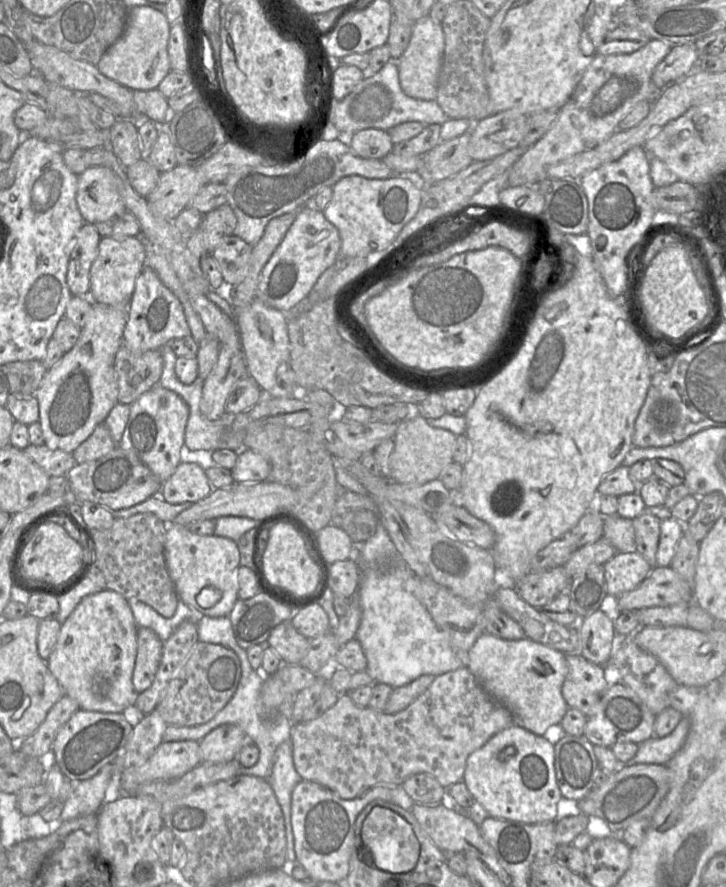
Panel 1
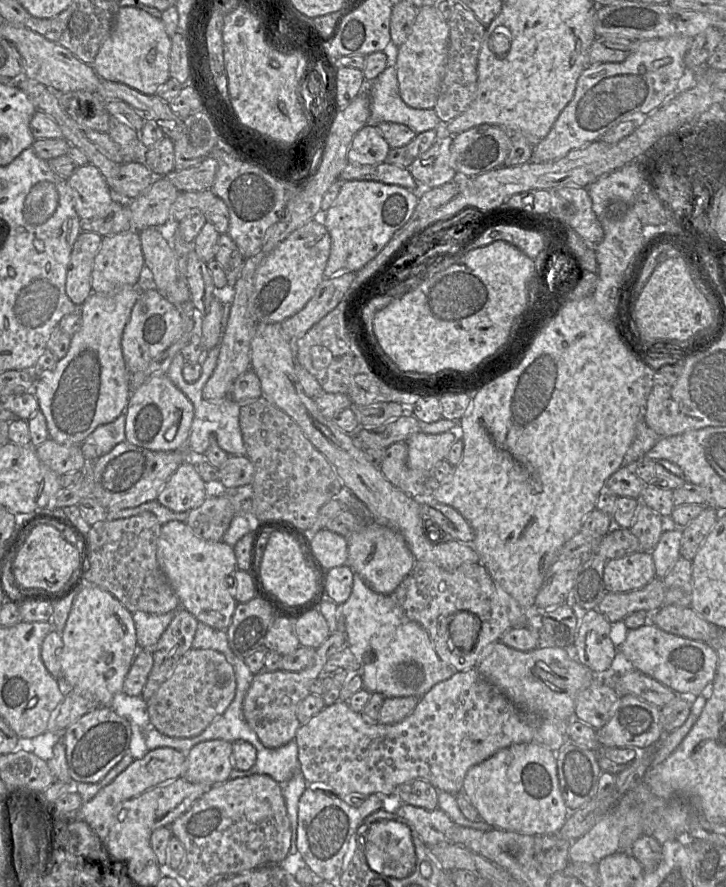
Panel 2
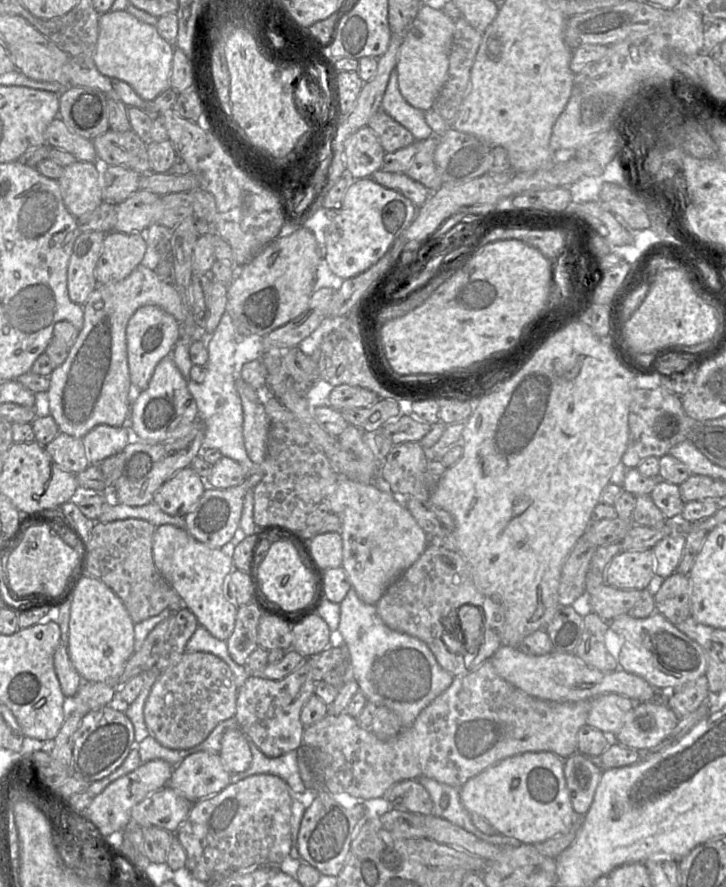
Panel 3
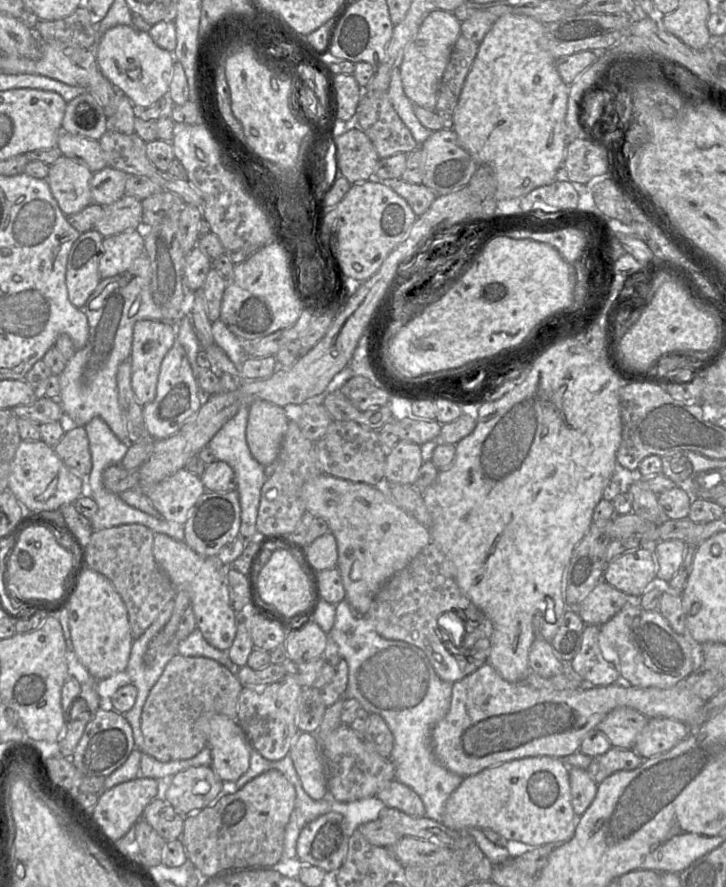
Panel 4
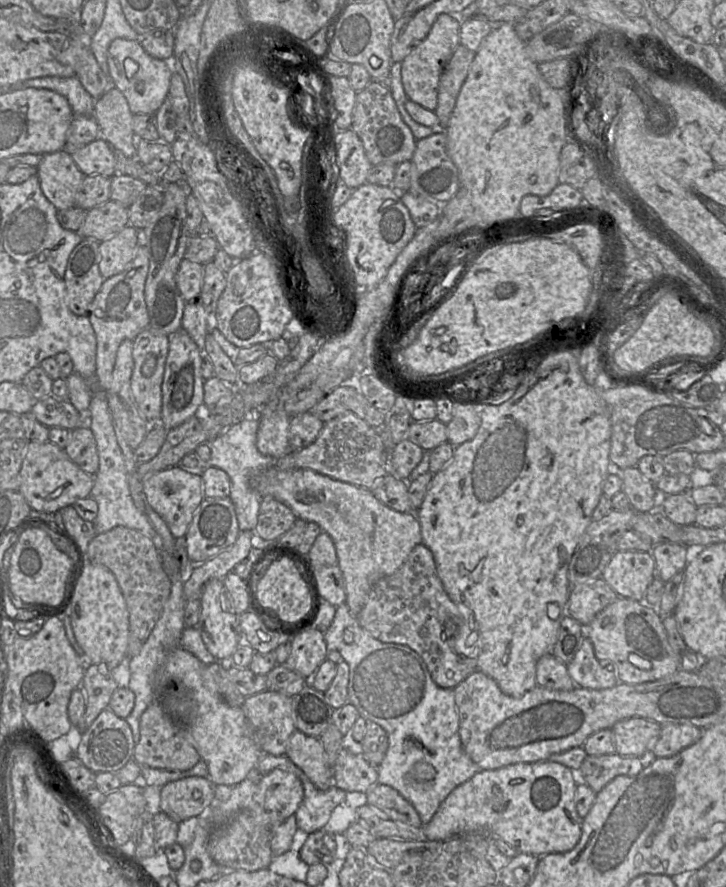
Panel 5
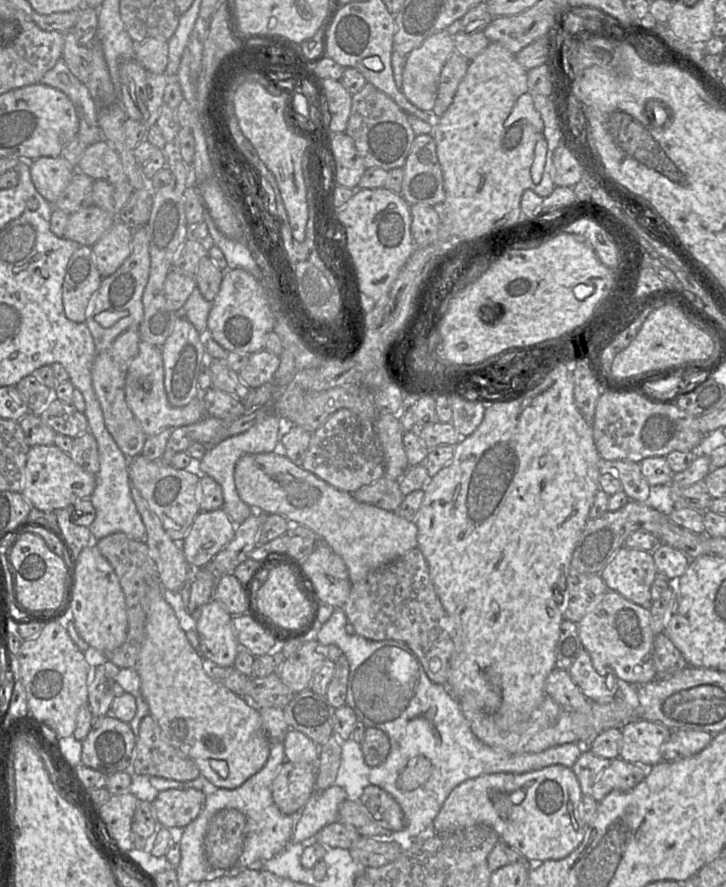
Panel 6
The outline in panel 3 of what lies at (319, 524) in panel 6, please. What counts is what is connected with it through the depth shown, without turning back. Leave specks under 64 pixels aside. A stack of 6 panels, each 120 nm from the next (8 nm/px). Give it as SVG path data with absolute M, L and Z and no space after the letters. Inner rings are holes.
M339 476L337 485L324 501L328 504L330 511L337 514L342 522L342 568L349 576L351 586L356 590L360 600L367 604L376 605L386 590L425 551L429 545L429 536L418 525L403 500L381 484L381 478L375 483L364 484Z

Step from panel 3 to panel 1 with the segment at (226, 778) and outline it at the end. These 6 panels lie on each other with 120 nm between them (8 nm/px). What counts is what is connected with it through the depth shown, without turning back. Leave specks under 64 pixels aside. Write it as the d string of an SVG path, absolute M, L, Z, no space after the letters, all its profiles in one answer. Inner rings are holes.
M220 725L199 741L201 760L214 763L228 762L237 758L244 745L252 743L238 725Z

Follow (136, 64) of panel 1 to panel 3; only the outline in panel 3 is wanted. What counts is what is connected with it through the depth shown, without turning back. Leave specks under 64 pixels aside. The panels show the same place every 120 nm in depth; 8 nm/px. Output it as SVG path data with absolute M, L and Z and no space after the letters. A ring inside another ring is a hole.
M126 10L100 14L99 35L93 60L103 75L128 83L146 102L152 102L170 87L174 45L158 33L156 26L137 19Z

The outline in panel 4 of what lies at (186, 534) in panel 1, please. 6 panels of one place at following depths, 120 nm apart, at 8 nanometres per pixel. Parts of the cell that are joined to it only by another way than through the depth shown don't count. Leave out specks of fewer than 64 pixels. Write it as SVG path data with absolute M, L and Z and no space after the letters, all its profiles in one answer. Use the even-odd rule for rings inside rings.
M155 533L154 535L153 555L176 591L188 592L197 628L205 640L221 651L228 651L235 639L239 622L239 614L229 604L226 591L226 570L231 566L225 566L217 555L202 557L185 542L177 541L163 533Z

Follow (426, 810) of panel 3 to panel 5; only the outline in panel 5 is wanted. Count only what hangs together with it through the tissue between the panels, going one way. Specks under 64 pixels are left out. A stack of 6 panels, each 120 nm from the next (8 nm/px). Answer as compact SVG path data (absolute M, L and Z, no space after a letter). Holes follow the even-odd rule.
M375 784L367 792L367 804L386 814L394 821L422 827L419 814L413 805L397 790L385 784Z

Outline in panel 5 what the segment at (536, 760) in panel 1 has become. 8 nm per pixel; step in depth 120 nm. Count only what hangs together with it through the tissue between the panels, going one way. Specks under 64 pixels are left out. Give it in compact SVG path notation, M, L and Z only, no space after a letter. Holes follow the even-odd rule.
M552 761L517 763L499 769L483 770L457 786L441 803L428 824L423 825L427 840L446 840L468 833L485 832L501 838L518 854L537 857L572 850L582 834L582 820L575 807L576 786L580 783L575 771Z

